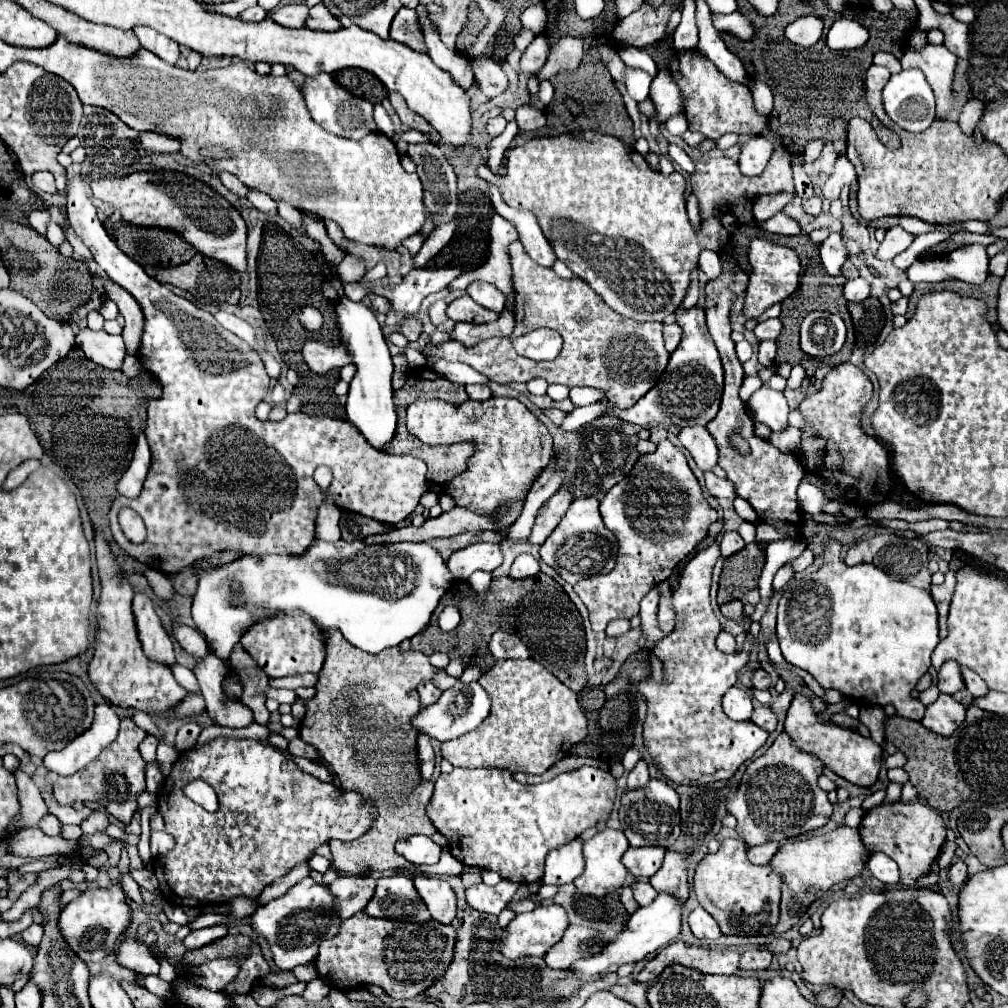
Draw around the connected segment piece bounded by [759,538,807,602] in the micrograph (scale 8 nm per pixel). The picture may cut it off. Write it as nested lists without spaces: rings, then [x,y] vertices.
[[[805,538],[799,540],[771,540],[767,542],[767,564],[763,568],[761,580],[759,580],[759,594],[761,594],[761,602],[769,602],[773,588],[771,588],[771,580],[775,576],[775,572],[787,564],[789,560],[795,560],[803,550],[807,548]]]

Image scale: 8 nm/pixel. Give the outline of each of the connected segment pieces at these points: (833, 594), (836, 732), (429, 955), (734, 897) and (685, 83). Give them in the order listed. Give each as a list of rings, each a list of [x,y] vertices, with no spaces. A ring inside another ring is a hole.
[[[817,520],[803,522],[803,536],[819,536],[823,540],[823,566],[811,574],[797,574],[783,588],[779,600],[777,616],[777,638],[783,652],[783,658],[809,672],[823,688],[835,688],[845,698],[857,704],[879,704],[895,706],[897,714],[909,720],[921,720],[925,706],[911,698],[911,690],[919,678],[931,666],[931,654],[939,644],[939,626],[937,626],[937,608],[927,590],[909,586],[907,582],[891,580],[883,570],[873,564],[845,566],[841,562],[841,542],[823,530],[825,524]],[[823,616],[827,616],[829,628],[823,638]]]
[[[795,694],[795,700],[791,702],[785,720],[785,732],[793,738],[797,748],[815,754],[829,770],[833,770],[837,776],[845,778],[847,782],[863,788],[871,788],[875,784],[883,764],[883,748],[875,744],[871,738],[865,738],[855,730],[835,726],[833,722],[821,724],[819,720],[815,720],[811,702],[803,694]]]
[[[365,912],[343,920],[339,932],[319,948],[315,968],[325,984],[337,990],[357,990],[367,984],[381,986],[391,998],[415,998],[449,968],[455,954],[455,928],[435,920],[423,924],[379,920]]]
[[[725,838],[721,842],[721,848],[715,854],[707,854],[705,860],[697,866],[695,882],[693,882],[695,894],[699,904],[717,920],[723,934],[739,934],[739,936],[751,936],[751,934],[771,934],[771,928],[779,920],[779,900],[781,900],[781,876],[769,868],[769,866],[755,866],[747,860],[747,848],[737,838]]]
[[[685,50],[669,62],[669,68],[673,80],[685,96],[685,116],[689,122],[689,130],[697,130],[705,134],[705,138],[719,140],[727,132],[757,136],[765,128],[767,118],[755,110],[749,88],[745,84],[727,80],[703,54],[695,54],[695,50]]]

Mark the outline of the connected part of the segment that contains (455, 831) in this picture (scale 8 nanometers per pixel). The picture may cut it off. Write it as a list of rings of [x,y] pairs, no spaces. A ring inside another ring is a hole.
[[[583,766],[573,772],[555,776],[549,782],[523,786],[513,780],[511,774],[499,768],[453,768],[451,774],[441,774],[435,782],[433,798],[427,806],[427,814],[435,828],[449,838],[449,850],[465,866],[485,868],[497,872],[501,878],[529,884],[543,878],[545,856],[573,838],[585,828],[595,826],[599,818],[607,818],[615,800],[615,778],[601,768]]]

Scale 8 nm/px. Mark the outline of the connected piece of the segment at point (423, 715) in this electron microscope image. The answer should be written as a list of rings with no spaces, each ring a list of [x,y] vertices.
[[[457,680],[453,688],[443,692],[443,696],[439,698],[437,704],[423,708],[417,714],[417,718],[413,720],[413,724],[419,732],[425,732],[439,742],[447,742],[465,732],[475,730],[489,716],[489,712],[491,712],[491,696],[487,696],[487,692],[481,688],[481,684],[479,682],[463,684],[461,680]]]

